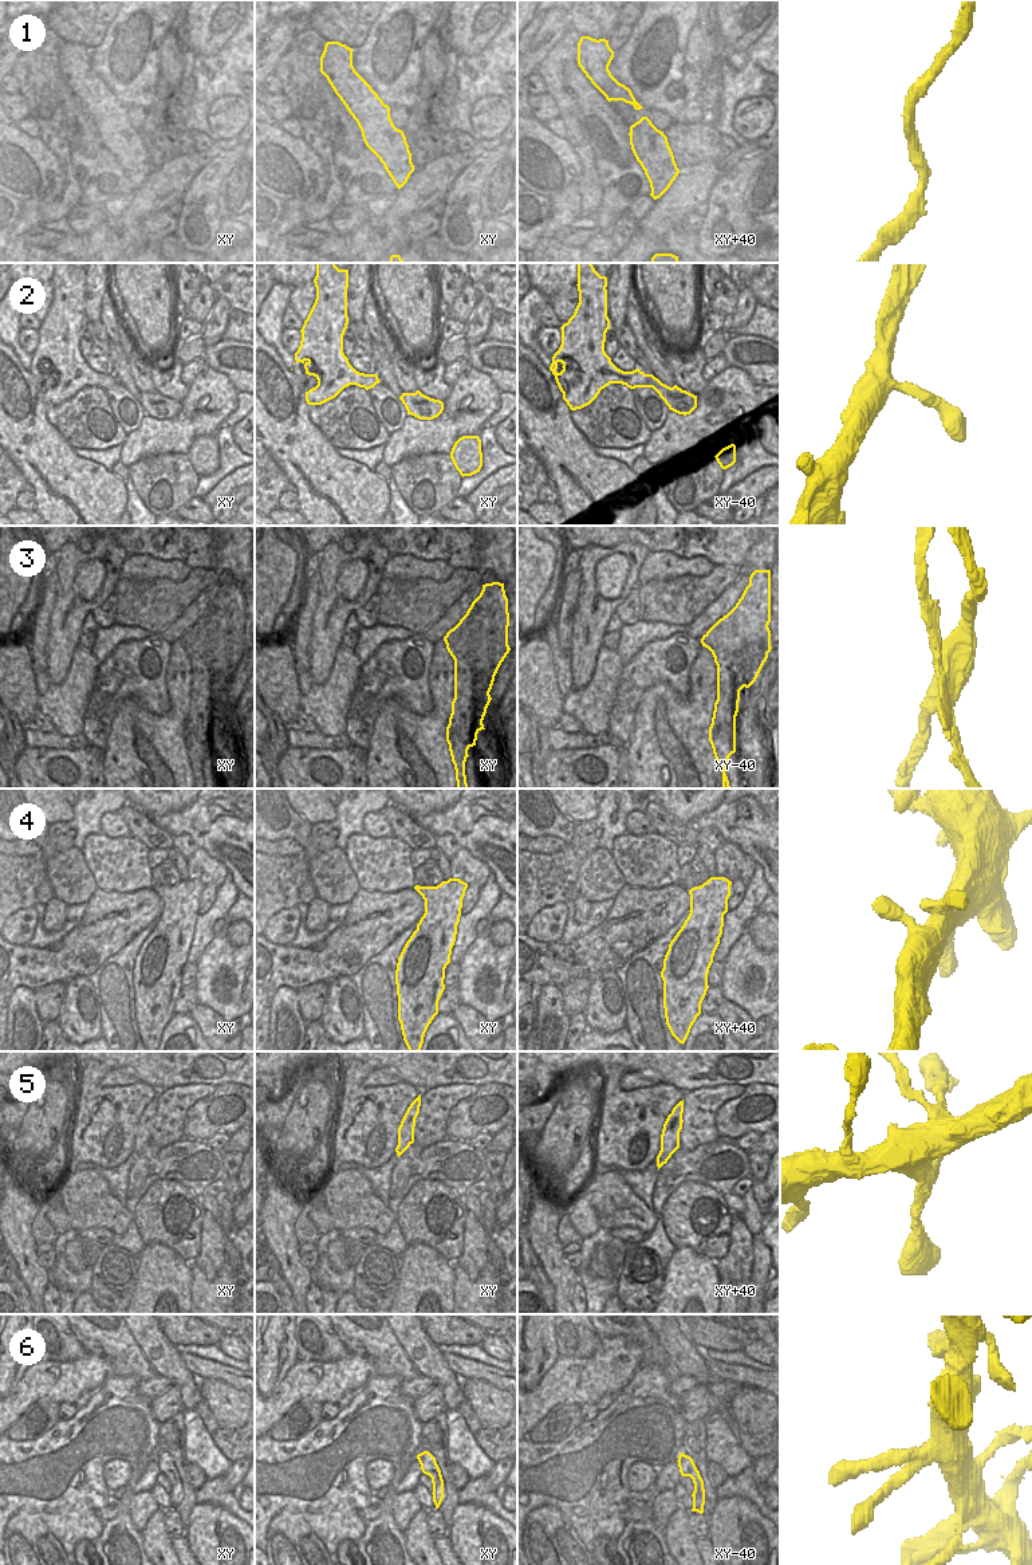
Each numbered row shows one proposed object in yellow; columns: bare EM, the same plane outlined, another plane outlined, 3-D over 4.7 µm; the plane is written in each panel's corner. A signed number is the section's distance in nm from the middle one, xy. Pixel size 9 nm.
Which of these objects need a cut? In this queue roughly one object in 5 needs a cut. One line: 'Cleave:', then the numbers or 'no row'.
Cleave: 3

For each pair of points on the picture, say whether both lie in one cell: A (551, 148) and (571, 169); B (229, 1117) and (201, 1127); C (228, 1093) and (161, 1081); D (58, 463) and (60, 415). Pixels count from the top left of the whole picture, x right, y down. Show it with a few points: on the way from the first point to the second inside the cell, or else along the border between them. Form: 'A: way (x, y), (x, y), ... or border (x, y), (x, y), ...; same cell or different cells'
A: way (555, 153), (566, 164); same cell
B: way (223, 1117), (211, 1117), (208, 1120); same cell
C: border (240, 1084), (215, 1085); different cells
D: border (46, 405), (46, 419), (74, 449); different cells

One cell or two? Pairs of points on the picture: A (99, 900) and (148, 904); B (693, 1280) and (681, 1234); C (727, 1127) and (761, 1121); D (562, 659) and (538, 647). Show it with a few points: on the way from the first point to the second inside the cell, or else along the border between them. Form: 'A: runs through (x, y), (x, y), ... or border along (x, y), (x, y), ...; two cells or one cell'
A: runs through (111, 901), (136, 901); one cell
B: border along (676, 1247), (689, 1247), (702, 1257); two cells
C: runs through (735, 1124), (753, 1123); one cell
D: border along (540, 636), (550, 649), (558, 684); two cells

